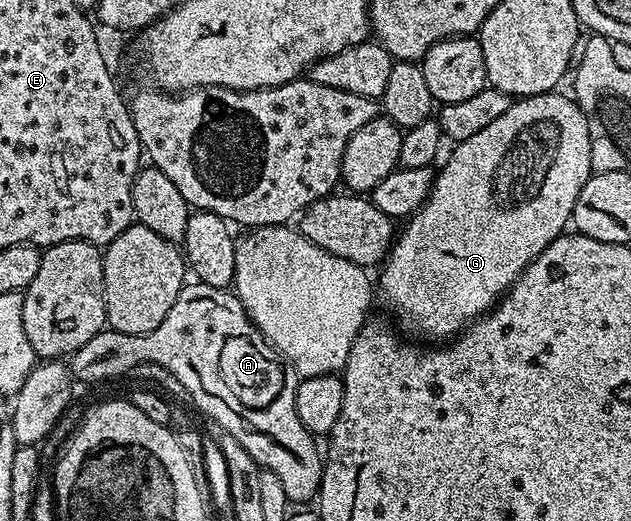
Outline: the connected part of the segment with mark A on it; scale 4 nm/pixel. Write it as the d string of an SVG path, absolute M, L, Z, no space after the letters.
M199 281L185 282L174 305L170 305L170 313L162 317L162 325L158 325L158 329L141 335L102 330L71 356L70 371L79 382L81 379L84 383L96 383L99 379L112 379L115 375L127 376L135 366L146 362L160 365L172 373L182 383L184 395L192 398L193 405L202 414L209 415L221 427L223 434L234 437L261 469L275 473L278 481L282 481L282 490L289 504L308 505L311 499L313 502L319 496L324 459L321 448L320 451L316 448L317 436L310 434L306 425L302 425L302 417L298 417L298 409L294 405L298 382L296 370L254 326L235 293Z

